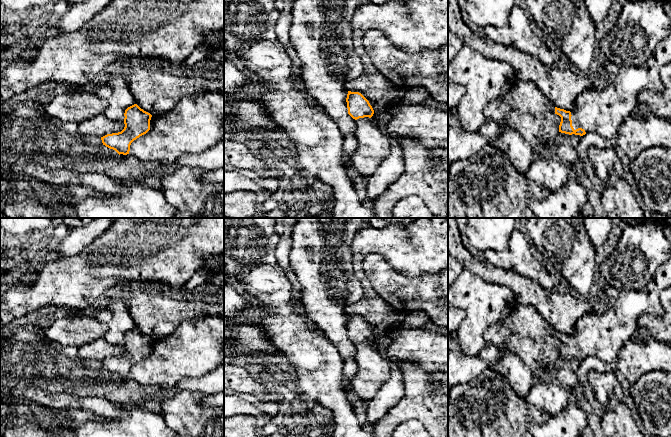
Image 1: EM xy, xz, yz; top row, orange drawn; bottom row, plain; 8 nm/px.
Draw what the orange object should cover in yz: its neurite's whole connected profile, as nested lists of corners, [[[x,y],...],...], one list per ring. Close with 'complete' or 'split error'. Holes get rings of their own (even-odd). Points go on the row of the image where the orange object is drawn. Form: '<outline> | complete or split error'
[[[671,33],[657,45],[653,55],[643,65],[623,65],[607,85],[588,89],[578,95],[572,112],[555,107],[555,114],[561,117],[559,132],[580,136],[594,133],[613,142],[621,124],[634,111],[637,97],[646,91],[663,92],[660,71],[665,64],[669,63],[671,63]]] | split error

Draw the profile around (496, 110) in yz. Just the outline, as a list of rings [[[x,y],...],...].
[[[501,97],[491,100],[484,108],[486,120],[500,123],[503,128],[507,127],[507,117],[512,111]]]

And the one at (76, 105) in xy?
[[[74,89],[56,96],[47,107],[46,114],[64,122],[79,124],[103,115],[107,107],[107,100],[95,93]]]

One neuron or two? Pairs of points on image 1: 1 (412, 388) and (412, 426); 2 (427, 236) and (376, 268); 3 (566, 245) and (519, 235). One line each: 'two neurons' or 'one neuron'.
1: two neurons
2: two neurons
3: two neurons

